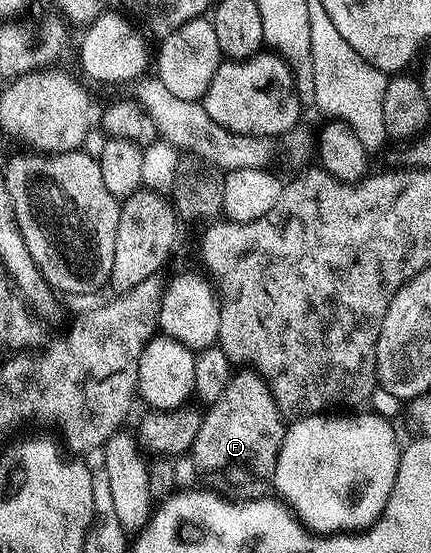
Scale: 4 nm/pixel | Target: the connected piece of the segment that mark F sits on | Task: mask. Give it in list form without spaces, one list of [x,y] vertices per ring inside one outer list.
[[[238,369],[231,374],[228,389],[220,397],[220,401],[209,404],[205,408],[200,425],[200,433],[196,433],[196,441],[192,448],[194,461],[203,476],[206,475],[227,496],[238,499],[260,499],[271,490],[276,473],[276,461],[280,457],[280,445],[286,436],[288,423],[281,409],[274,400],[269,384],[253,369]]]

